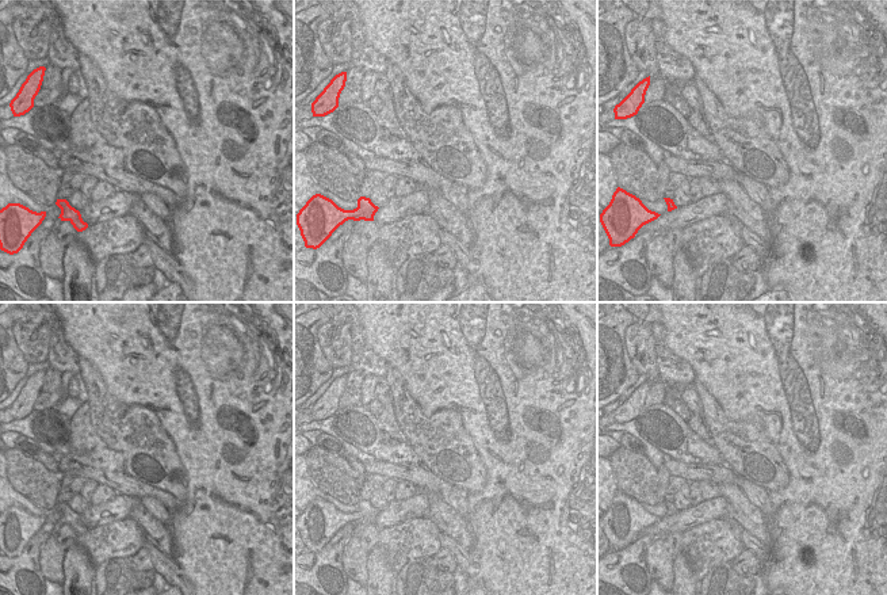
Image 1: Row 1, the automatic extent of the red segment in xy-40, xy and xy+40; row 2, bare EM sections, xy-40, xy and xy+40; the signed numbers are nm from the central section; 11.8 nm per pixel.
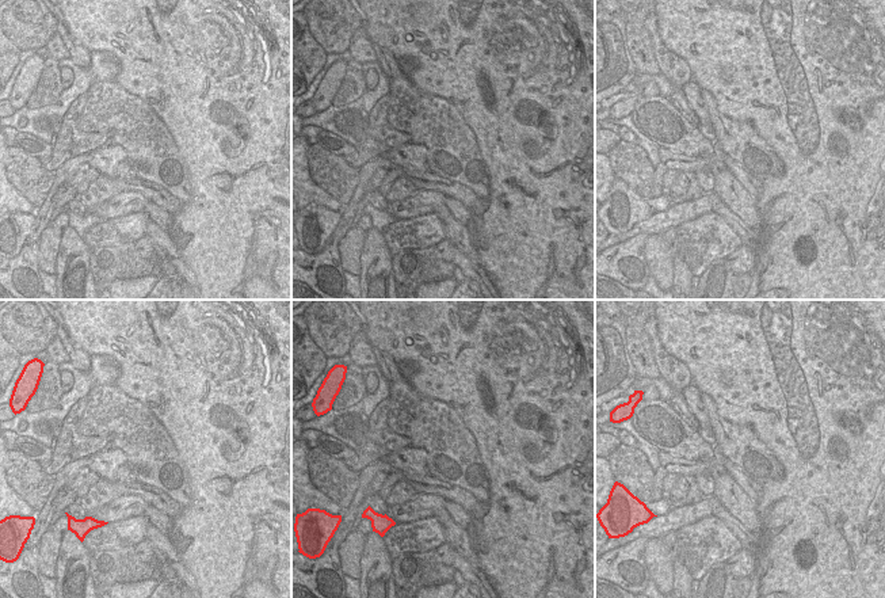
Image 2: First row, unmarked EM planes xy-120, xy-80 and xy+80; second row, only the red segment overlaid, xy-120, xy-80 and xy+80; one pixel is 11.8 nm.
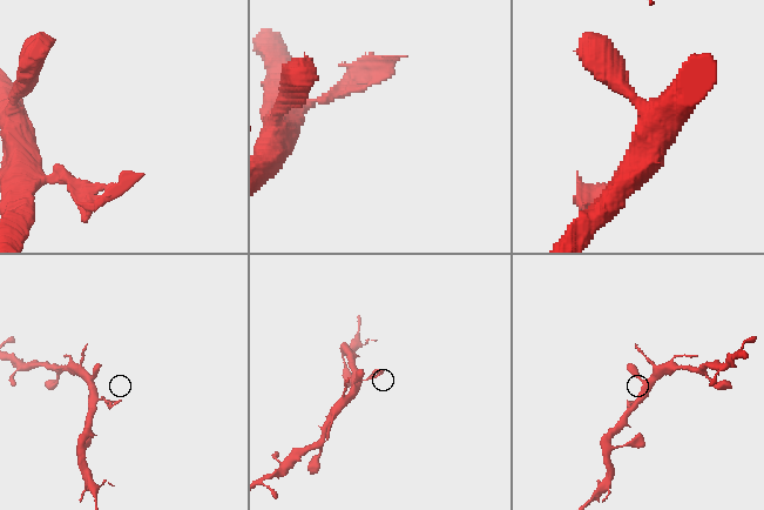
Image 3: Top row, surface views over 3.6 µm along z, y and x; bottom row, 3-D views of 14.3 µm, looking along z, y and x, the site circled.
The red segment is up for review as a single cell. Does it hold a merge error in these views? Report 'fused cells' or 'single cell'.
fused cells

